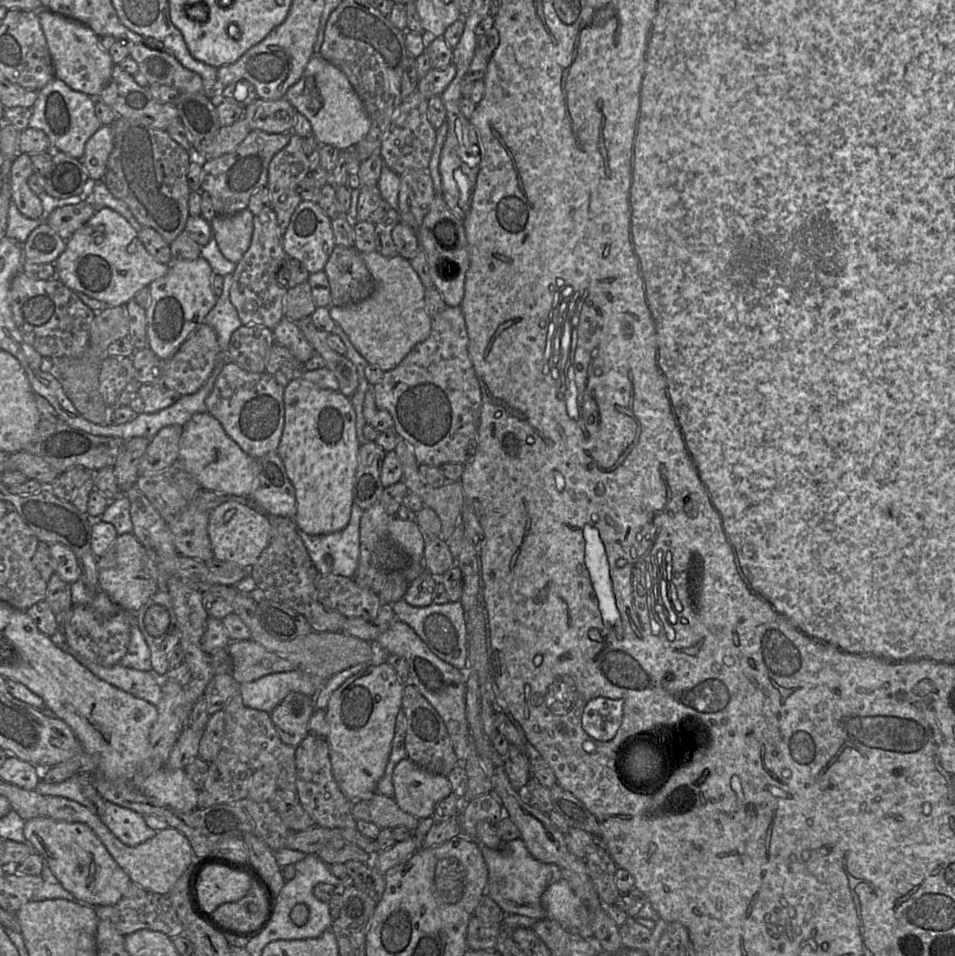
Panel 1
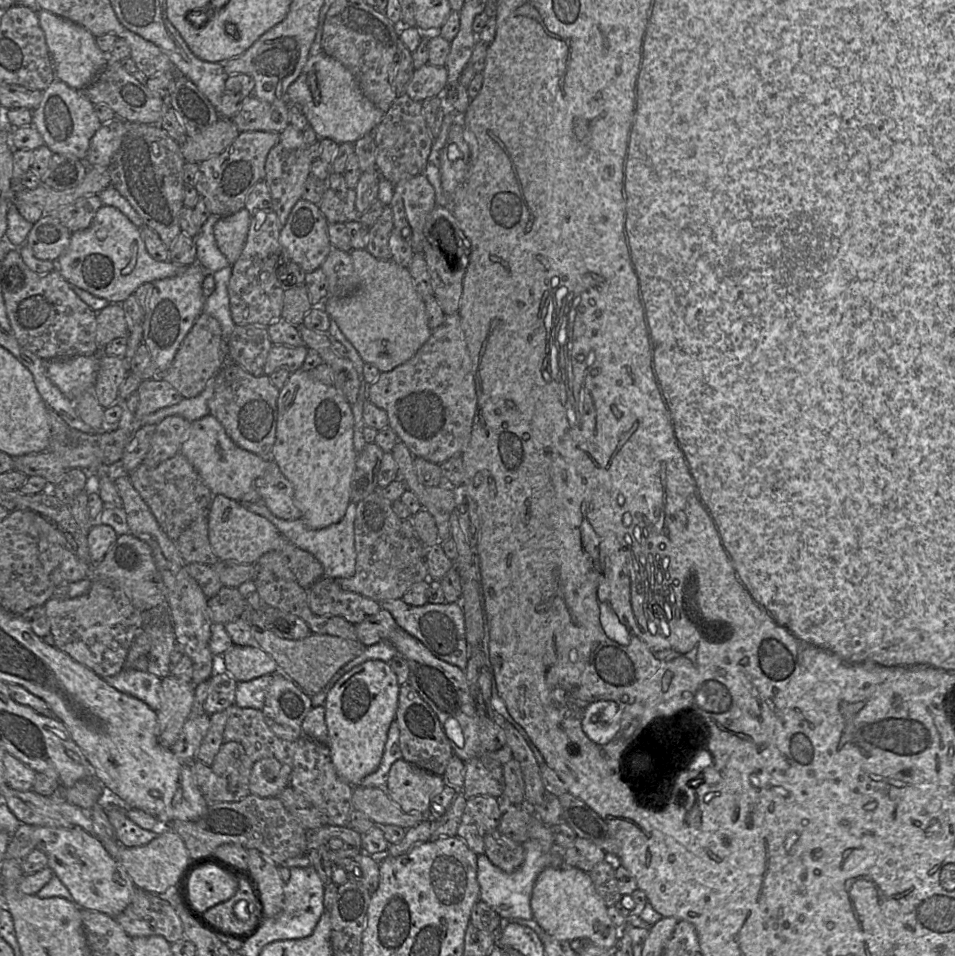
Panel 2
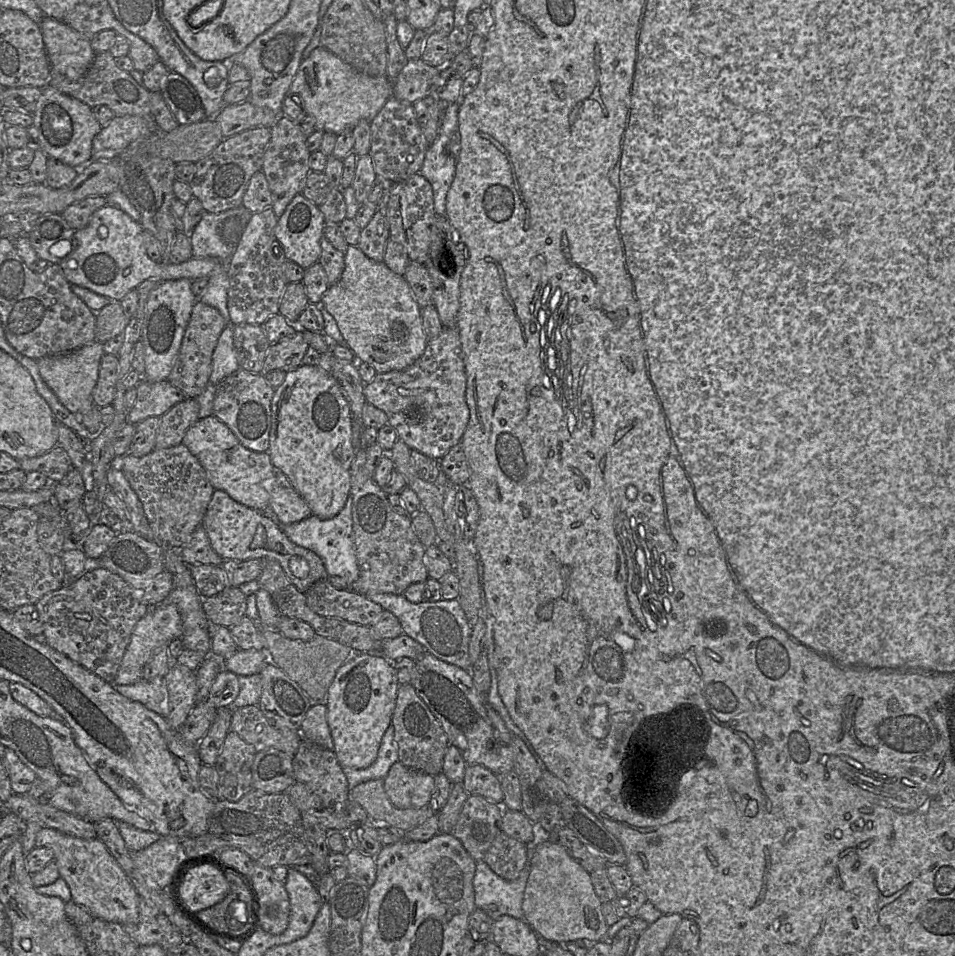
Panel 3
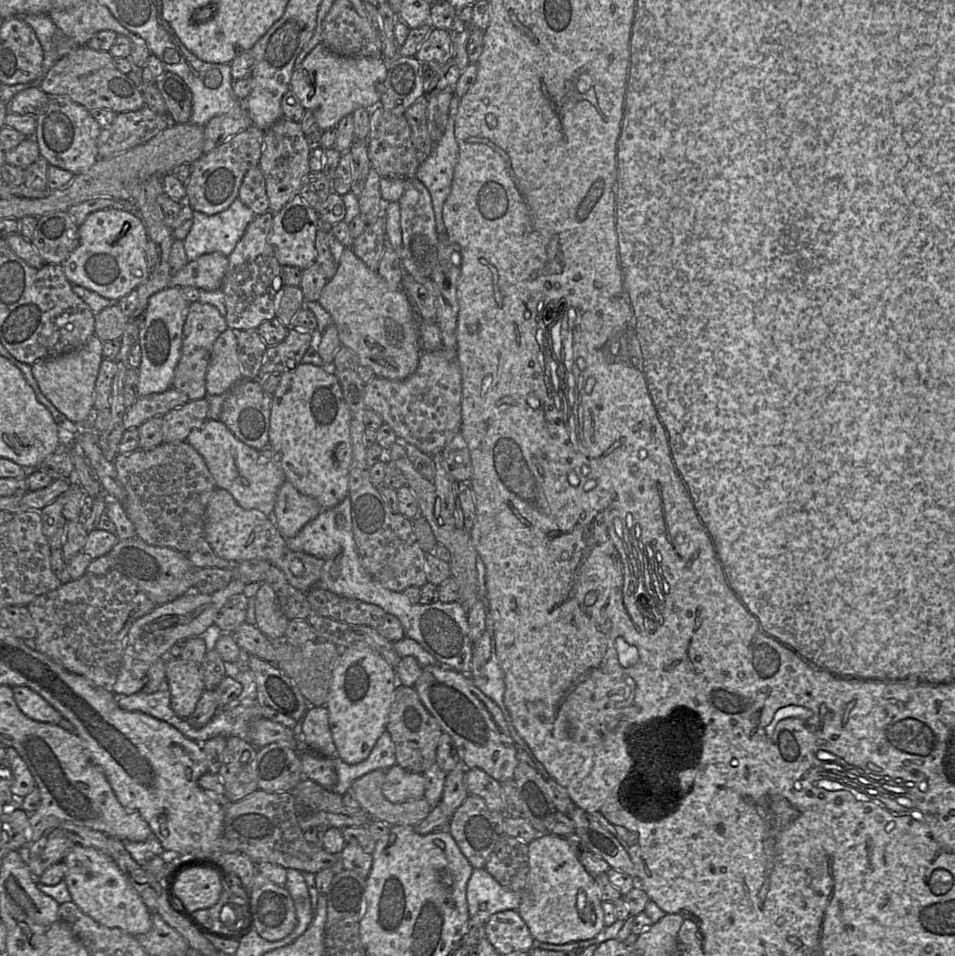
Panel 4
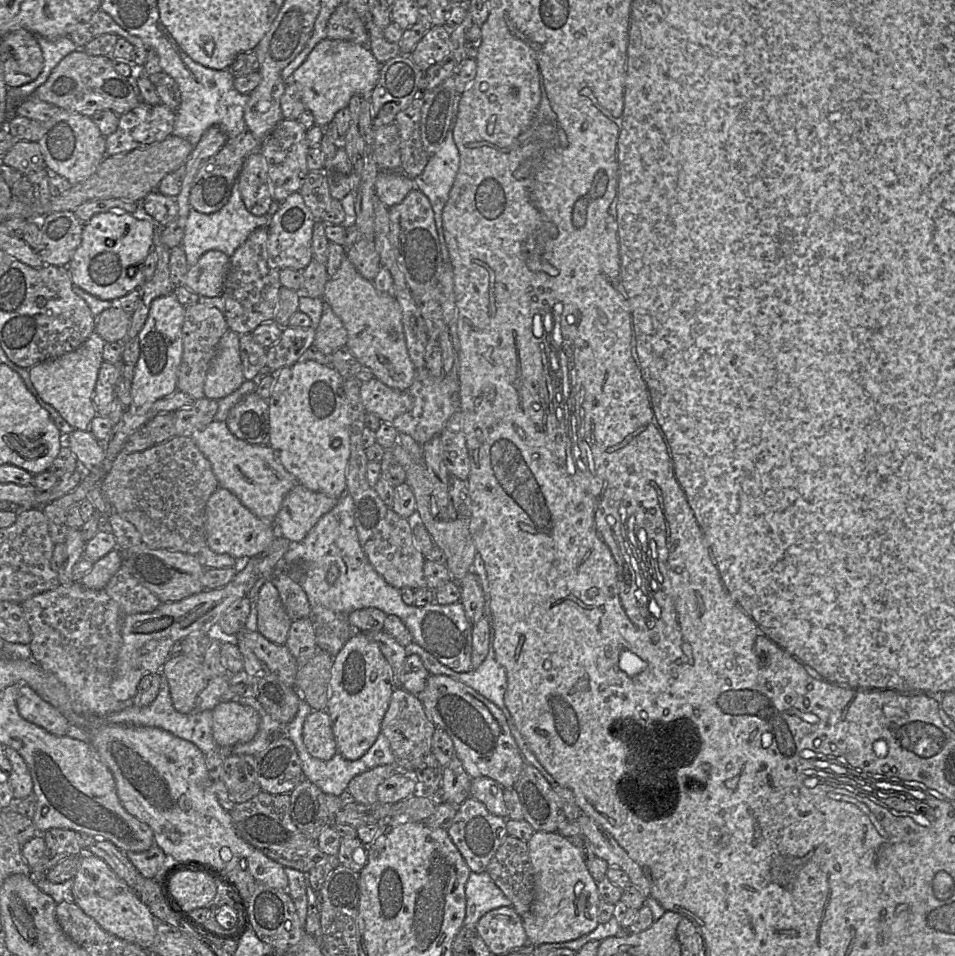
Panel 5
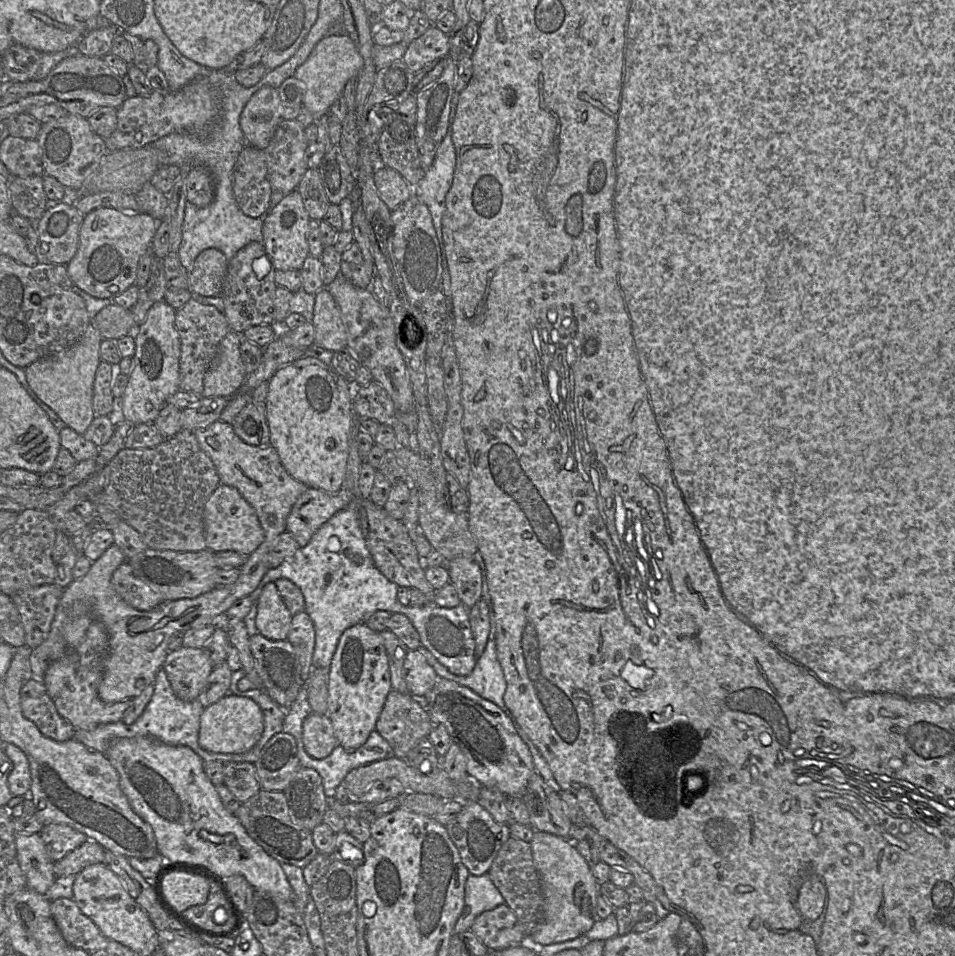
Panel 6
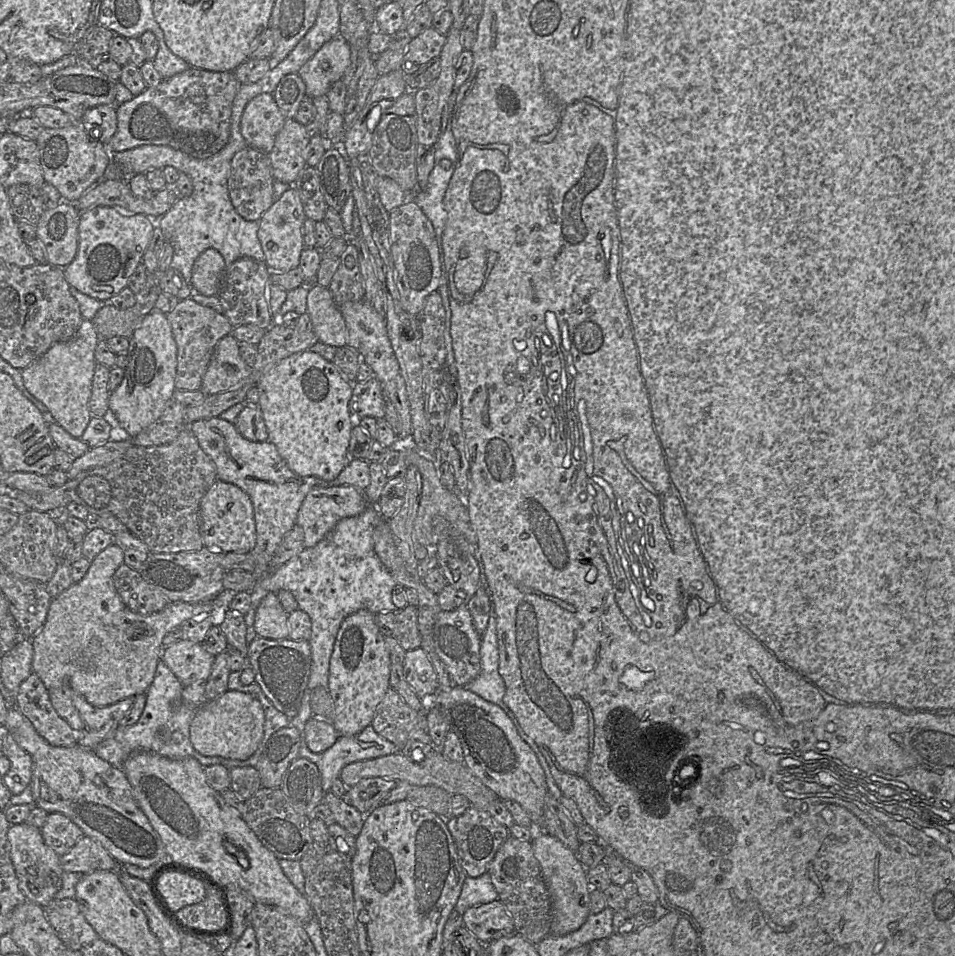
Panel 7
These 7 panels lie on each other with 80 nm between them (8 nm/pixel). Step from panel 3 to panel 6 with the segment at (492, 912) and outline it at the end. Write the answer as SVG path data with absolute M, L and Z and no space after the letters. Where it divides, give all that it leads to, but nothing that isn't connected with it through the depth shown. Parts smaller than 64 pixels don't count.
M488 873L480 876L470 874L465 883L464 907L454 926L453 934L470 930L479 914L504 903L503 896Z

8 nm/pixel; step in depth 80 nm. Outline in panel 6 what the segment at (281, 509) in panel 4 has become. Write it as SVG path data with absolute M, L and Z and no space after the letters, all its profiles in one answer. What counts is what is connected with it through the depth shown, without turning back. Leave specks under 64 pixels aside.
M308 487L296 500L286 518L286 531L290 532L300 547L306 546L314 533L334 514L344 509L354 495L346 488L338 492L326 492L321 489Z

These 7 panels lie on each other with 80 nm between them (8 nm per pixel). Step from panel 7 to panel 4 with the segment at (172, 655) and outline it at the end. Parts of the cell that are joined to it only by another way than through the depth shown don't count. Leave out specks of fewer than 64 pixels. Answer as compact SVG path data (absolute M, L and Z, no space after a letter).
M181 657L166 662L165 675L170 691L170 707L180 718L187 719L205 691L200 664Z

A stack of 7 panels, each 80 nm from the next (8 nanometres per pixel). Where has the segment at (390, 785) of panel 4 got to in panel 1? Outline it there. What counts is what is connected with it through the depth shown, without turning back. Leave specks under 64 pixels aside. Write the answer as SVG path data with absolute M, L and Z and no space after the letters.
M408 758L395 766L392 783L398 807L419 820L432 817L436 805L452 793L447 777L421 769Z

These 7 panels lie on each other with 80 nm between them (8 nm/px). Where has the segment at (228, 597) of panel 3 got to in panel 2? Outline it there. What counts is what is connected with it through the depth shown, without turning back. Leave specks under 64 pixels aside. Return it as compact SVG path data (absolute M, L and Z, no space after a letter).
M223 586L216 595L208 598L208 605L212 621L224 625L241 616L246 597L236 587Z

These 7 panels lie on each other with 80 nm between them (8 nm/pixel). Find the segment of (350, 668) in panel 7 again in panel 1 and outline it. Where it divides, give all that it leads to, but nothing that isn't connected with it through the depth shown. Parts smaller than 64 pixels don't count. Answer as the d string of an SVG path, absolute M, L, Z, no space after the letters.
M383 663L368 666L349 677L332 693L329 699L325 709L329 726L326 741L332 773L341 792L349 801L353 801L361 794L374 793L379 780L384 775L392 750L396 717L402 706L403 688L404 684L399 681L395 669L387 663Z

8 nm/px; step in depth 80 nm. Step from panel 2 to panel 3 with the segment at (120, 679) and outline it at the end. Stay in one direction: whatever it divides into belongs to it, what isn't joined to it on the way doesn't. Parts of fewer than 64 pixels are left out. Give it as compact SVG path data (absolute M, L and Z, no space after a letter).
M164 677L152 680L141 679L131 685L115 685L114 688L129 700L140 702L147 709L166 718L169 714L169 702Z

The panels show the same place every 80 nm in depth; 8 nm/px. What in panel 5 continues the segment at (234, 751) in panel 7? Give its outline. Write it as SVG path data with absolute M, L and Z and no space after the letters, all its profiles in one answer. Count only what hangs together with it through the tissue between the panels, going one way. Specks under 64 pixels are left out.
M220 701L212 710L212 737L219 746L251 741L258 732L257 711L237 701Z

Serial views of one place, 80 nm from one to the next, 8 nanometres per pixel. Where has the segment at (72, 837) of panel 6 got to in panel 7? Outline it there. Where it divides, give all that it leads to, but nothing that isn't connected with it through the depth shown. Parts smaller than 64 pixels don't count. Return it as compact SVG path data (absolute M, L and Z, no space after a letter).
M50 813L40 829L43 840L58 856L67 853L84 835L82 830L62 813Z

